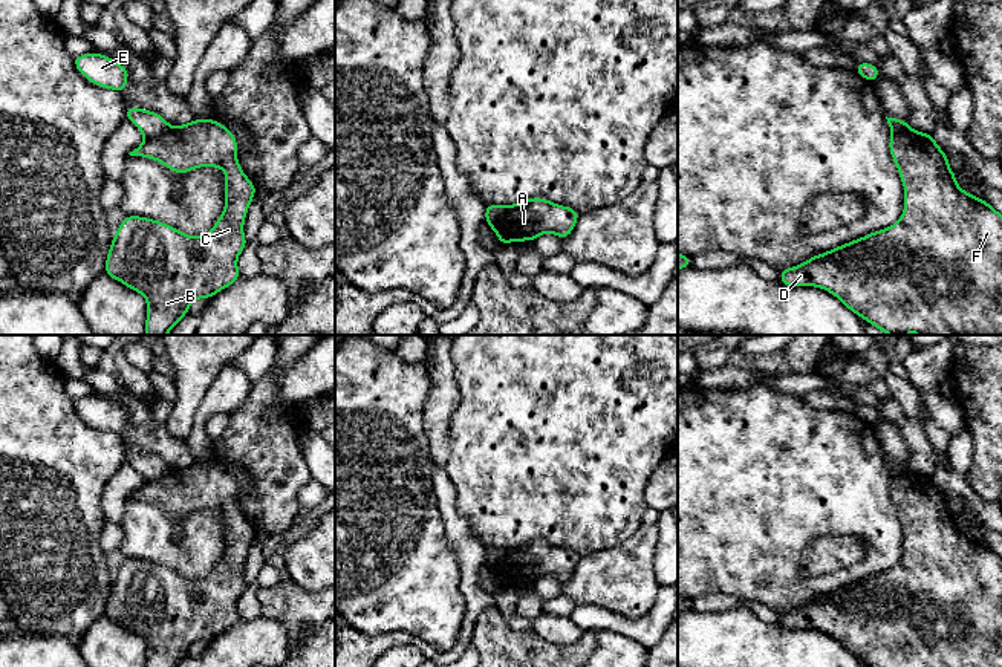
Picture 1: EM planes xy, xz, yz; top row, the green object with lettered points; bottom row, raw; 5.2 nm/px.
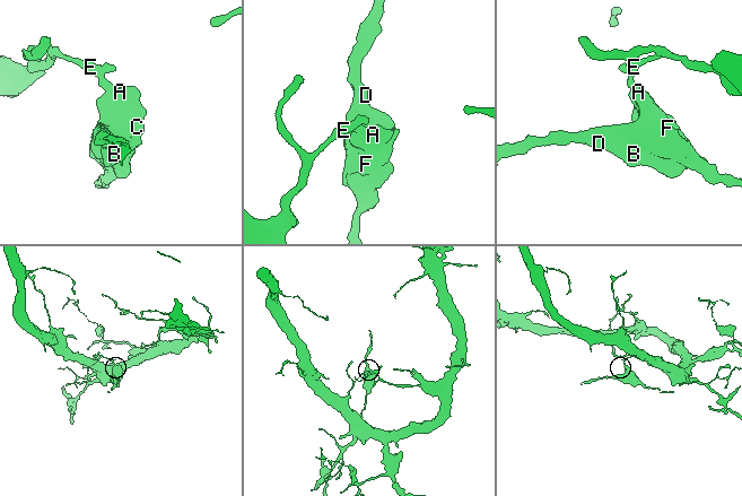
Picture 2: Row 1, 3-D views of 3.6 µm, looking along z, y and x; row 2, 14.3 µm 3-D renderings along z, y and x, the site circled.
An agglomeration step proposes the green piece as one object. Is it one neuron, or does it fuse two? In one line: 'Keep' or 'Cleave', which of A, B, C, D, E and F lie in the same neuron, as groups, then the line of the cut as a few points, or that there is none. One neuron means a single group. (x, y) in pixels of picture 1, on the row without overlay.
Cleave. Groups: A B C D F / E. Split along xy (169, 468), (161, 476), (146, 482)

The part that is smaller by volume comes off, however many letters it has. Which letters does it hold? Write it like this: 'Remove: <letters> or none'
Remove: A, B, C, D, F

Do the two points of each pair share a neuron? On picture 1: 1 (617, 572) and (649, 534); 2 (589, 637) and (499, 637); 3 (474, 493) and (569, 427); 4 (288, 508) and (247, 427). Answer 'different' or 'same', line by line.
1: same
2: same
3: same
4: same

